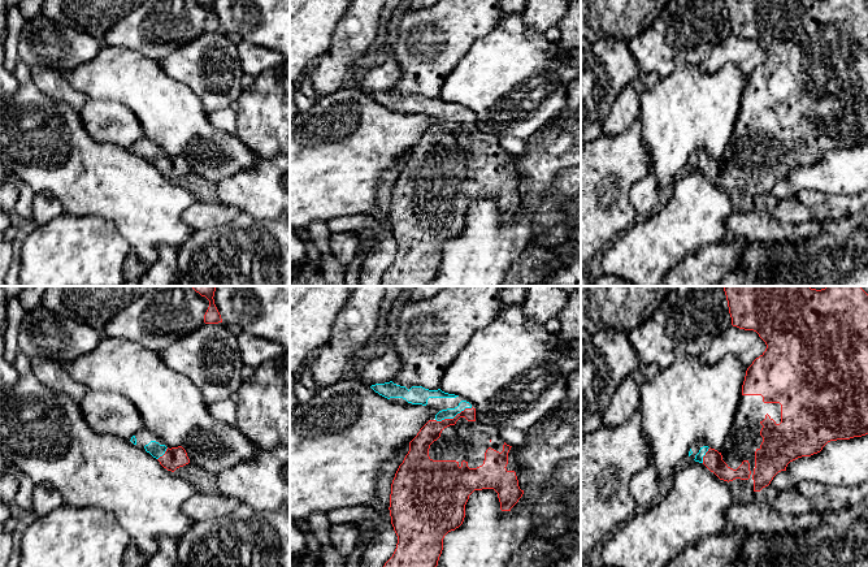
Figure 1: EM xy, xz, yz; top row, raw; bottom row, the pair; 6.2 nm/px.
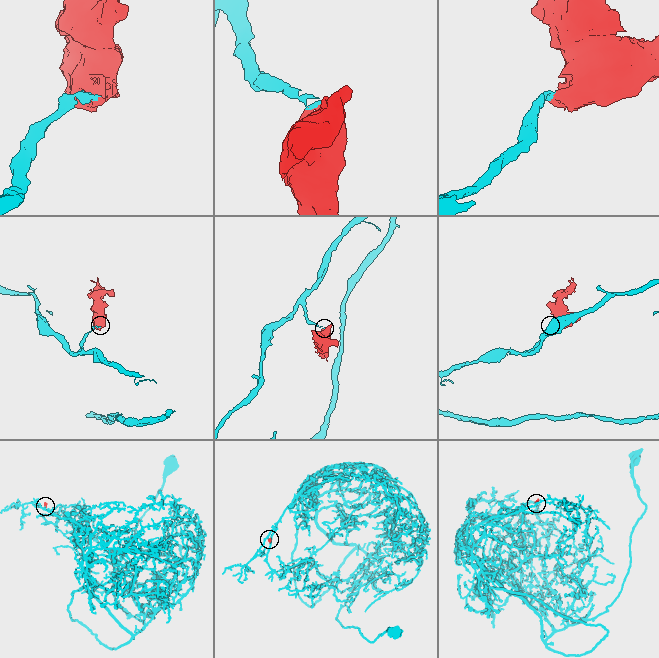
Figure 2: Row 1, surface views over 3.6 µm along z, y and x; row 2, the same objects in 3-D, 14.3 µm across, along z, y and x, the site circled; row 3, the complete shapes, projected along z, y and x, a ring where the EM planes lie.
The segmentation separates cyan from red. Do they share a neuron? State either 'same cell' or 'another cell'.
same cell

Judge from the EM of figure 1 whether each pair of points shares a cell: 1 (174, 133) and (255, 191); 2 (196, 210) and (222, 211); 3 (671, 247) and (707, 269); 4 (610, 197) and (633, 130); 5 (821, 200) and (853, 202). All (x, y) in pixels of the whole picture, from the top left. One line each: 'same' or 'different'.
1: different
2: same
3: different
4: same
5: same

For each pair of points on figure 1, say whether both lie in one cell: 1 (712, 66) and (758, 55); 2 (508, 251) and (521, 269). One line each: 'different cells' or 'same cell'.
1: same cell
2: different cells

